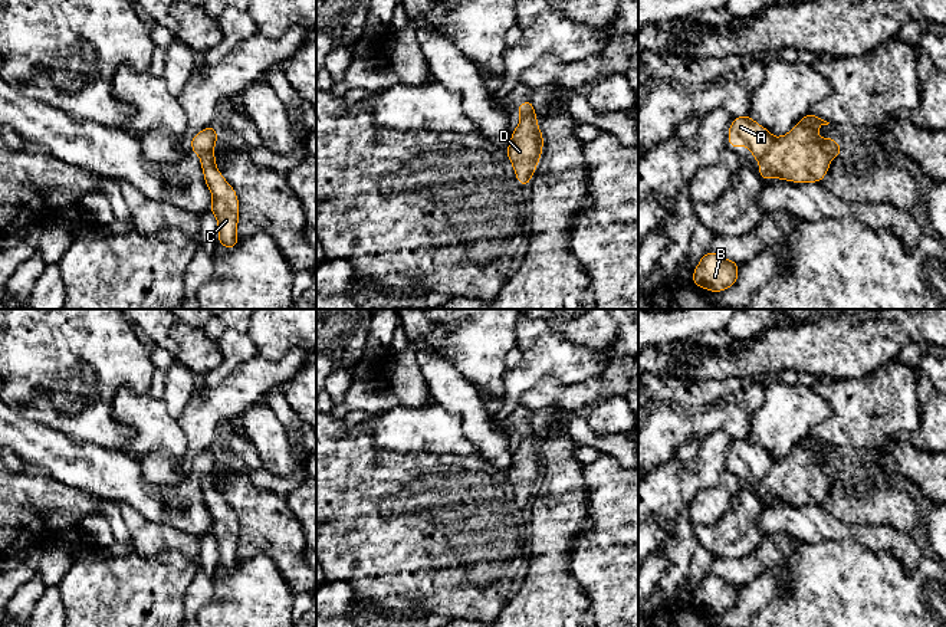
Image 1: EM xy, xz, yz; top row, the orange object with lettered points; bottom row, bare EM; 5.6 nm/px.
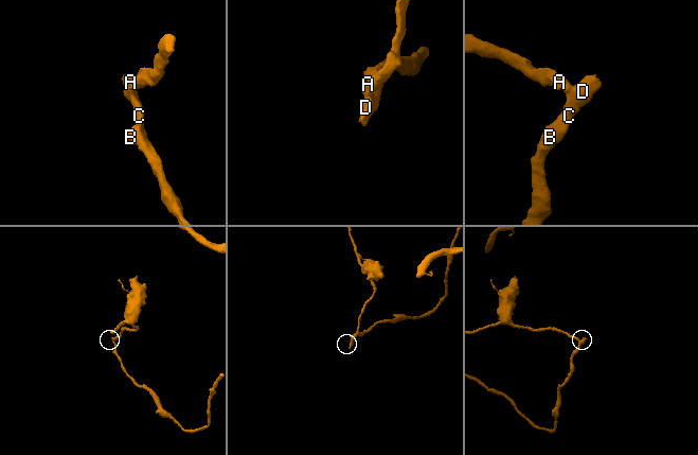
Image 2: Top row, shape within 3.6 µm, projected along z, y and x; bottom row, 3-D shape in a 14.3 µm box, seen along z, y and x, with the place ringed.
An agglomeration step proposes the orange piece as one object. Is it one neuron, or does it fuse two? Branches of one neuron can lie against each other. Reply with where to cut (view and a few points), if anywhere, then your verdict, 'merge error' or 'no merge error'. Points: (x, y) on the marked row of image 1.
cut in yz along (775, 138), (758, 160); merge error

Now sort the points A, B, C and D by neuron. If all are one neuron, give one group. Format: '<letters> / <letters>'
A / B C D

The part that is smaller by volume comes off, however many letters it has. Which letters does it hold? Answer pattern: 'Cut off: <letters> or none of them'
Cut off: A

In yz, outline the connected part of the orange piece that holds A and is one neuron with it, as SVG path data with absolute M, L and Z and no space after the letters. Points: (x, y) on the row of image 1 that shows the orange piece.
M746 115L735 116L729 128L727 139L732 148L746 145L755 160L761 160L768 152L775 138L766 128Z

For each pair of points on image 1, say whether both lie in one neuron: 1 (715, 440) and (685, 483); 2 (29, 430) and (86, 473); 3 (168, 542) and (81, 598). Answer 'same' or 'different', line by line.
1: same
2: same
3: different

